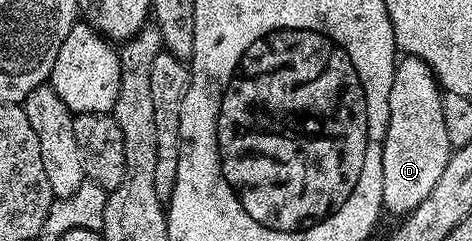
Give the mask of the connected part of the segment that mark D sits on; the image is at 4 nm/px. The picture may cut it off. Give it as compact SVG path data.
M406 55L396 62L393 83L389 89L389 121L382 145L382 197L384 210L398 217L406 216L416 208L435 185L431 183L431 83L435 80L432 70L420 58Z

